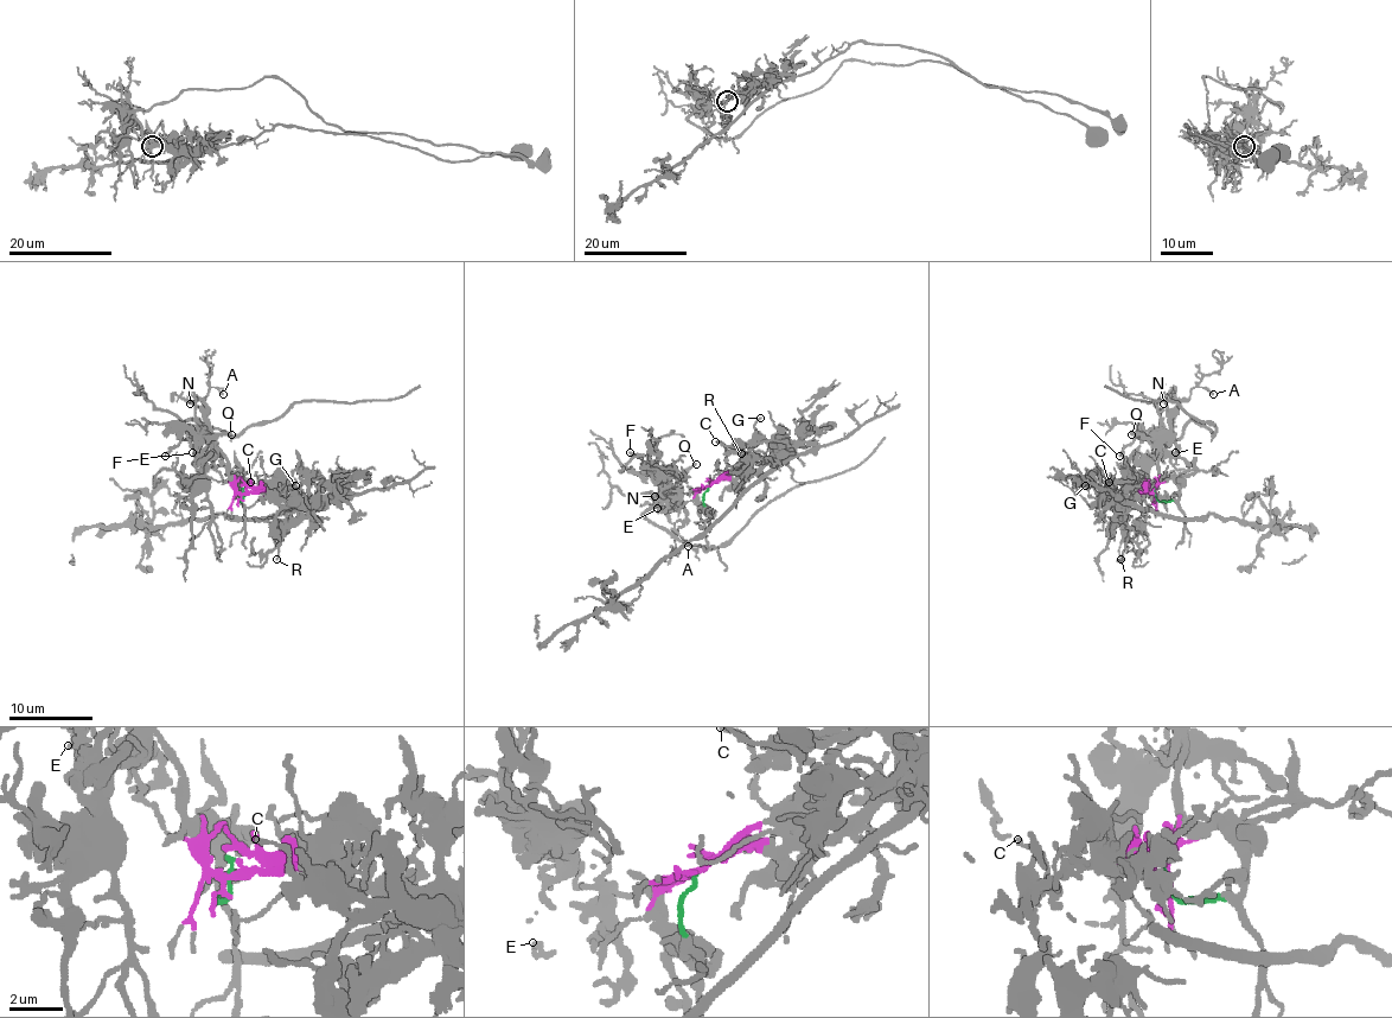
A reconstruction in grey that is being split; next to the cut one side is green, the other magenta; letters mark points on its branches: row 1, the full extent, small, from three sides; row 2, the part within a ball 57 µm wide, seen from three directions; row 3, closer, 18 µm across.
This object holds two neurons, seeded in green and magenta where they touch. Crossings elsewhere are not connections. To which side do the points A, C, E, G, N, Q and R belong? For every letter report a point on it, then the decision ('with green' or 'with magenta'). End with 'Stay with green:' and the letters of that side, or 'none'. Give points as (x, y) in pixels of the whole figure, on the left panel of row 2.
A: (223, 394) | with green
C: (250, 482) | with magenta
E: (192, 452) | with green
G: (295, 485) | with magenta
N: (190, 403) | with green
Q: (231, 434) | with green
R: (276, 559) | with magenta
Stay with green: A, E, N, Q

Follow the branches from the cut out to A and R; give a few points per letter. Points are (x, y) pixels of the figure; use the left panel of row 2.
A: (244, 492), (240, 501), (228, 464), (209, 428), (204, 399), (210, 386), (223, 395)
R: (244, 492), (289, 495), (300, 501), (298, 519), (286, 530), (275, 560)

